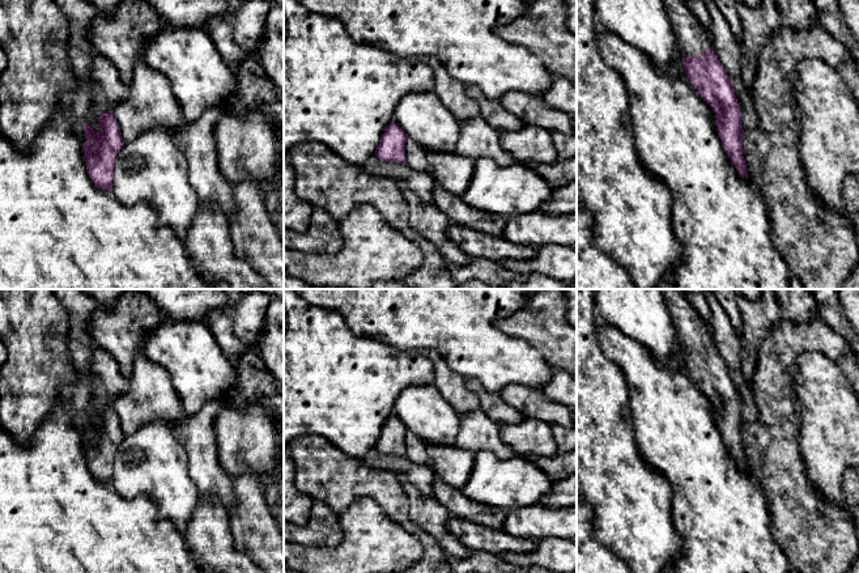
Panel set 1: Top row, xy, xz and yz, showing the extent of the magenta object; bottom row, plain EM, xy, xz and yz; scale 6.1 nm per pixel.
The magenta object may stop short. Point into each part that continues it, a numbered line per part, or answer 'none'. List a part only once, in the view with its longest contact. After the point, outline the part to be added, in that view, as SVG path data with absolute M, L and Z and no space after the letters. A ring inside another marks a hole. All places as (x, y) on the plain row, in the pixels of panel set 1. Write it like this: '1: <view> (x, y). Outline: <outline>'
1: yz (692, 331). Outline: M663 289L679 334L677 344L681 351L697 351L706 343L713 343L701 317L677 289Z

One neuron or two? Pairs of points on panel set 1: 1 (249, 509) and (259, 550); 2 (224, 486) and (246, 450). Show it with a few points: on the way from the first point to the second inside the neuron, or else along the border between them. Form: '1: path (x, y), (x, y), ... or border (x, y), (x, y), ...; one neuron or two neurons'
1: path (251, 520), (259, 539); one neuron
2: border (218, 448), (220, 465), (232, 478); two neurons

